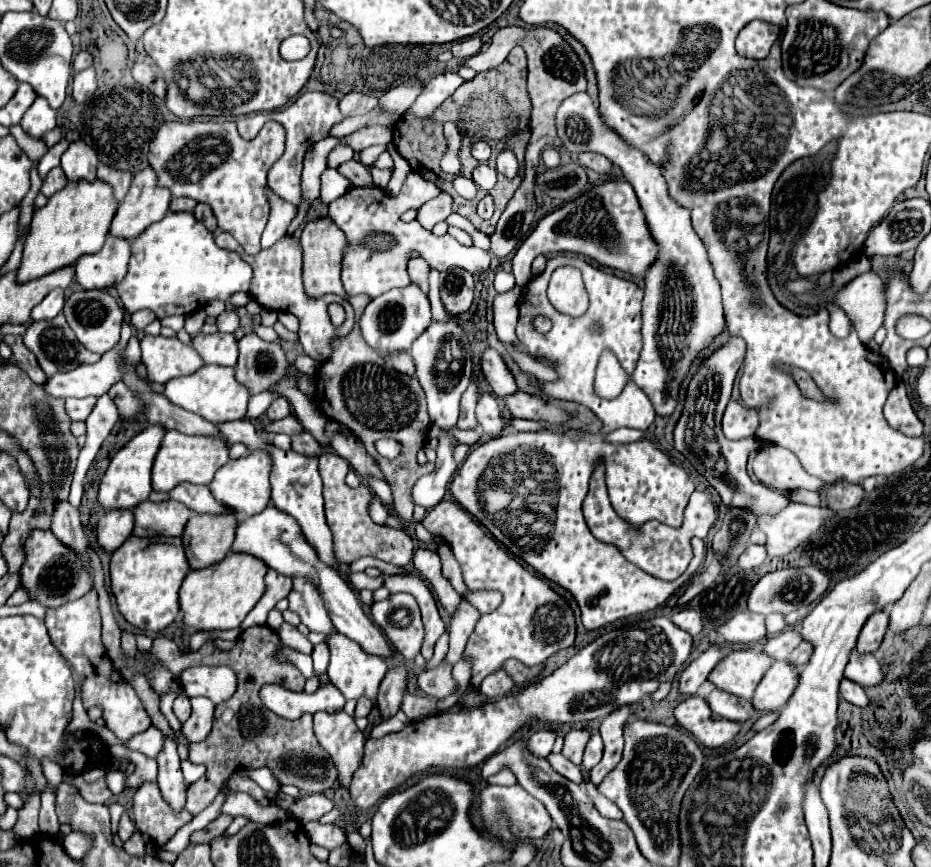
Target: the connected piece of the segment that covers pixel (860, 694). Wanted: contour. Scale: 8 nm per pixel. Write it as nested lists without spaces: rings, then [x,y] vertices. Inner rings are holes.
[[[842,680],[840,684],[840,696],[846,698],[850,704],[854,706],[860,706],[860,708],[866,708],[868,706],[868,696],[864,692],[864,688],[860,688],[858,684],[852,684],[850,680]]]

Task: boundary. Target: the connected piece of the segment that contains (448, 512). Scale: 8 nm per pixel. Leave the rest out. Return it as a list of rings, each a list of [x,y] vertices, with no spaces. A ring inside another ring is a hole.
[[[442,500],[436,508],[426,514],[422,526],[430,528],[430,532],[438,532],[452,548],[458,564],[462,566],[466,586],[470,590],[500,590],[504,596],[502,604],[492,614],[486,614],[478,620],[476,630],[472,632],[464,650],[464,654],[470,656],[474,662],[472,684],[478,686],[488,674],[500,670],[504,666],[504,660],[508,658],[514,658],[524,666],[536,666],[546,662],[558,650],[572,646],[576,638],[574,612],[570,610],[568,602],[550,588],[548,580],[538,574],[532,574],[532,570],[528,570],[494,536],[490,536],[482,528],[482,524],[460,504]],[[546,604],[550,606],[544,612],[538,610]]]

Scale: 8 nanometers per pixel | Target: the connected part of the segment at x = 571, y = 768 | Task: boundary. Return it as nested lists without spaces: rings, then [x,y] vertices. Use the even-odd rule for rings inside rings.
[[[550,754],[548,760],[550,760],[550,764],[556,768],[556,772],[560,772],[564,778],[568,778],[568,780],[572,780],[572,782],[578,782],[578,784],[584,782],[582,768],[576,766],[576,764],[572,764],[564,754]]]

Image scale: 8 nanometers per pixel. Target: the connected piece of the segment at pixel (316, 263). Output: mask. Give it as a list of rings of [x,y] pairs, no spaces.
[[[322,218],[322,220],[310,220],[304,230],[302,230],[302,254],[304,254],[304,292],[310,298],[320,298],[324,294],[338,294],[342,296],[346,302],[350,302],[354,306],[354,318],[358,320],[360,314],[364,312],[368,298],[366,296],[348,296],[342,288],[340,282],[340,260],[342,260],[342,252],[346,246],[344,240],[344,232],[340,232],[340,228],[336,228],[336,224],[330,218]]]

